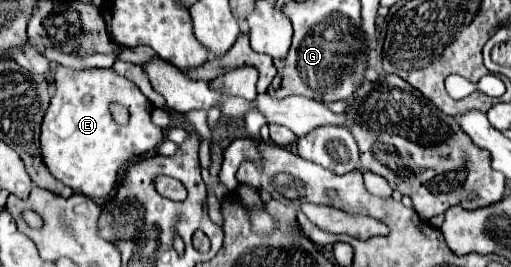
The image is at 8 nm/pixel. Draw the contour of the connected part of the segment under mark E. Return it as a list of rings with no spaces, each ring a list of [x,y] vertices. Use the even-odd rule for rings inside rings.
[[[67,67],[55,69],[55,95],[41,123],[41,137],[39,137],[41,155],[49,173],[53,173],[55,179],[69,185],[73,193],[81,193],[87,197],[107,197],[113,191],[117,175],[127,165],[127,161],[131,161],[137,155],[155,151],[163,141],[163,137],[165,131],[151,123],[149,99],[129,79],[115,75],[111,69],[89,69],[89,71],[71,71]],[[113,101],[125,105],[131,113],[129,123],[123,127],[111,119],[109,103]]]

